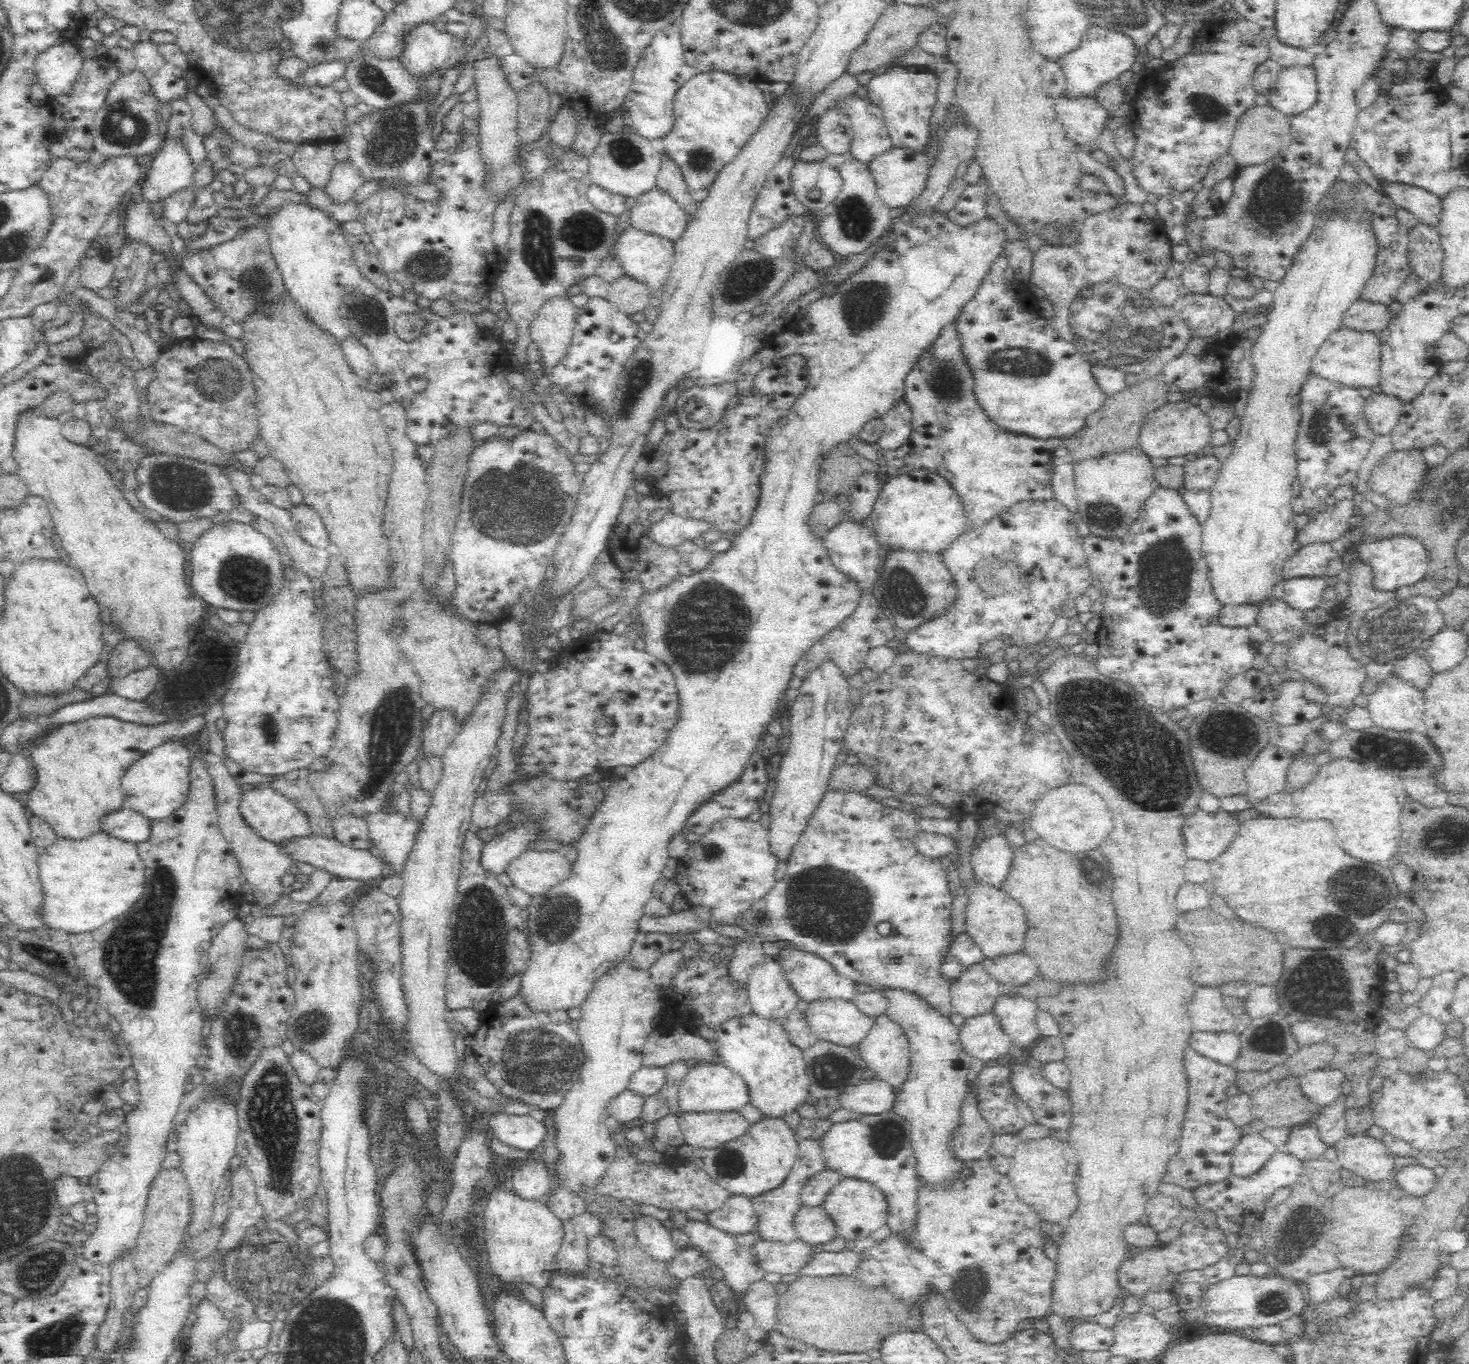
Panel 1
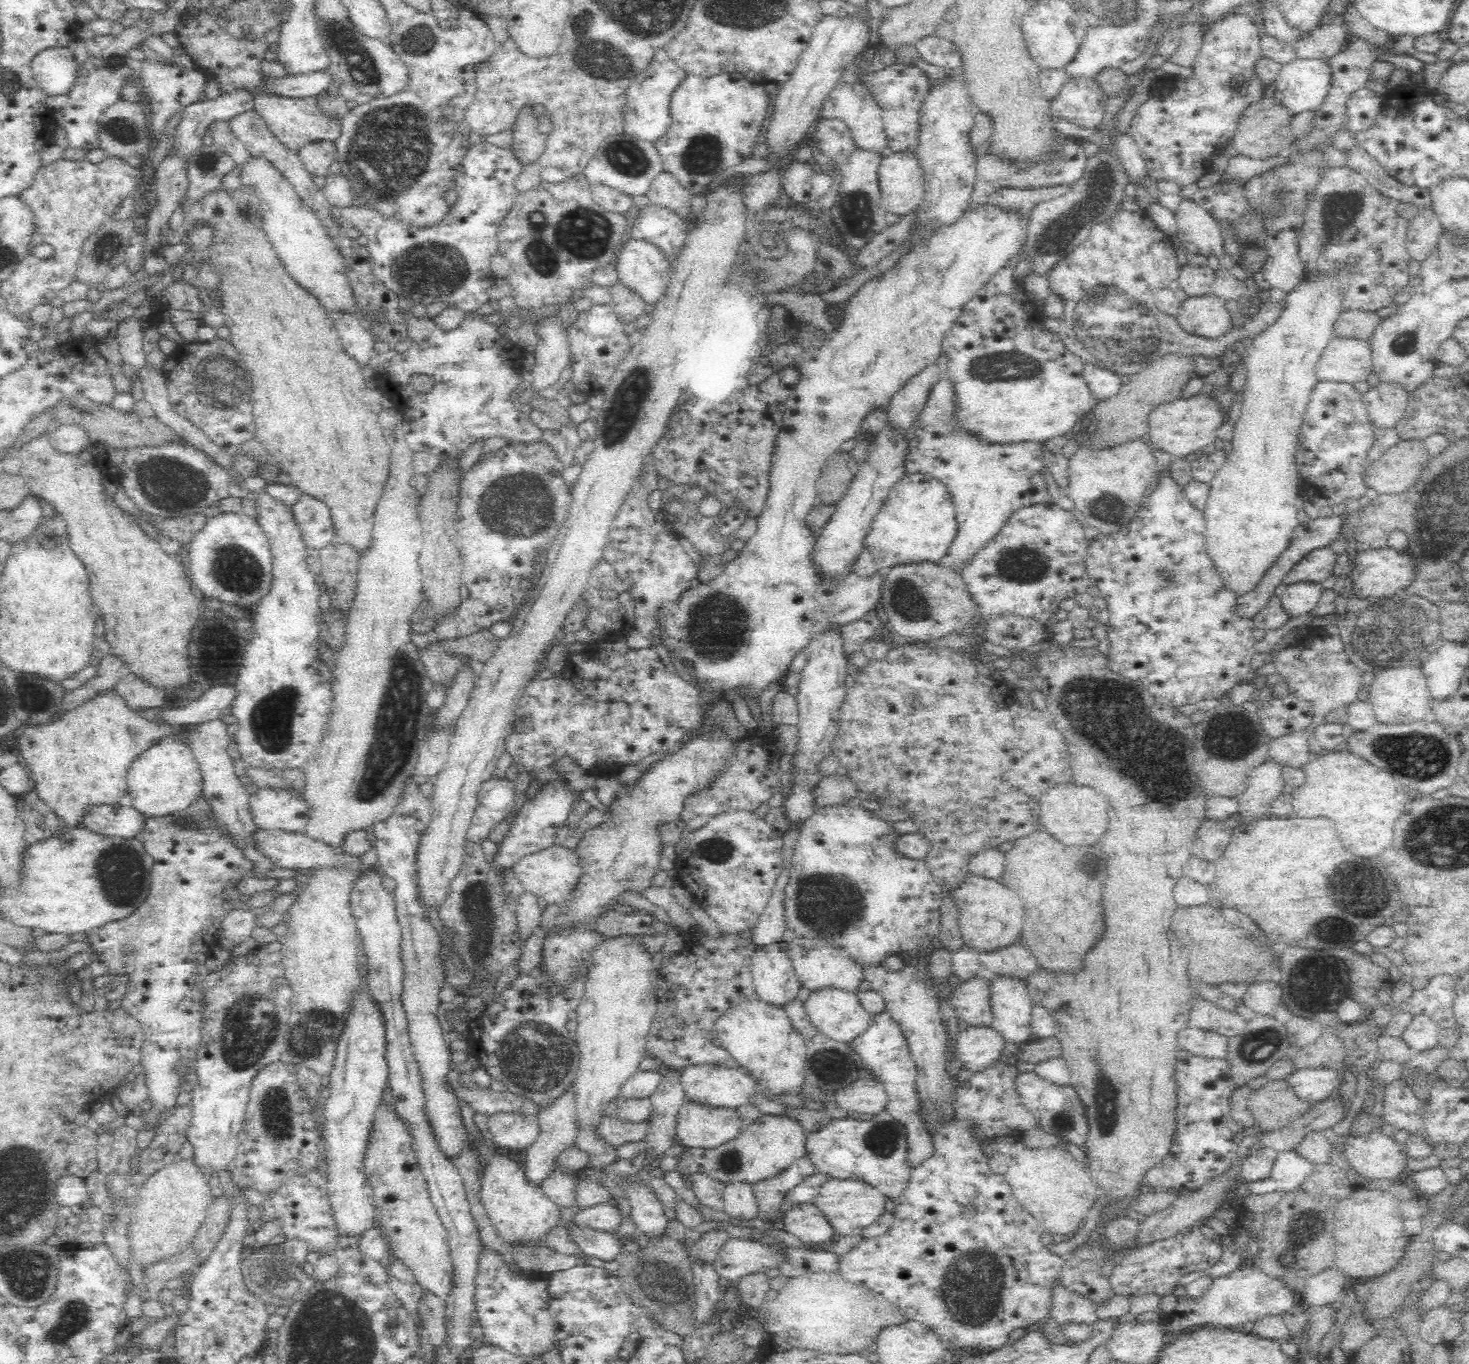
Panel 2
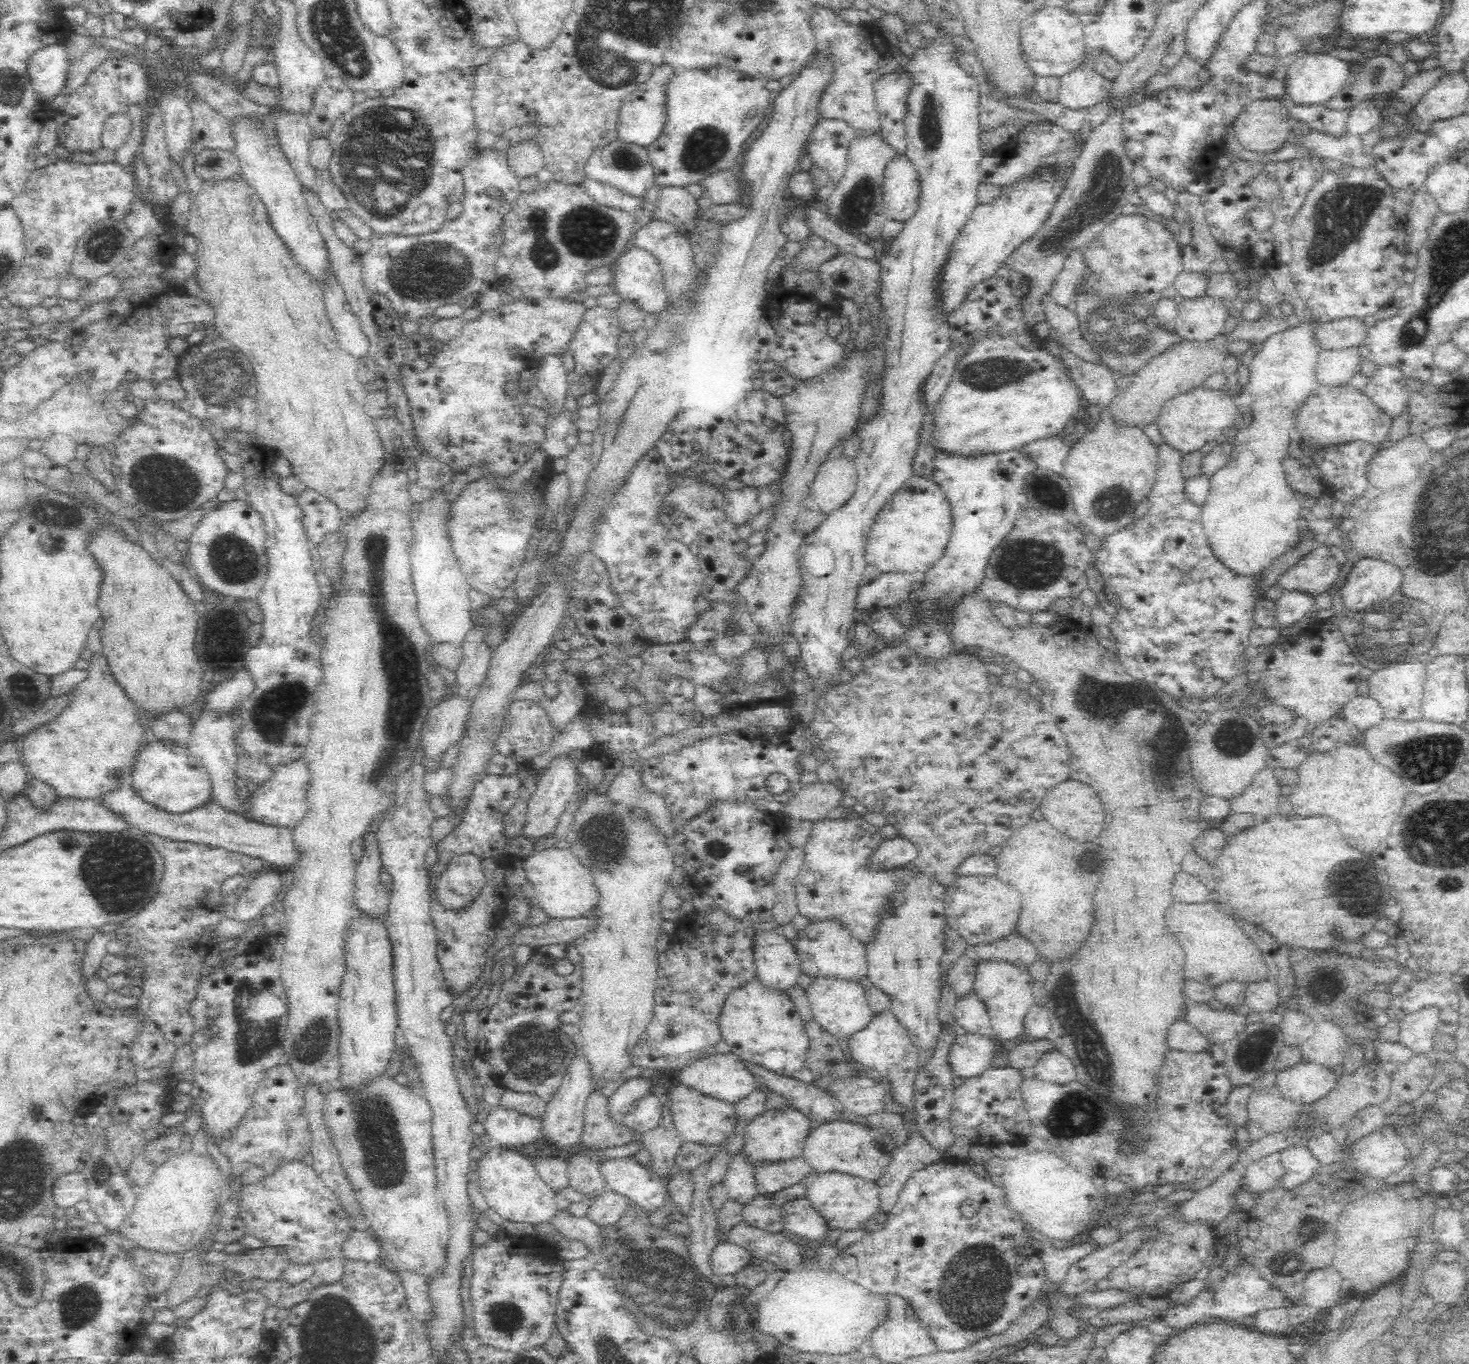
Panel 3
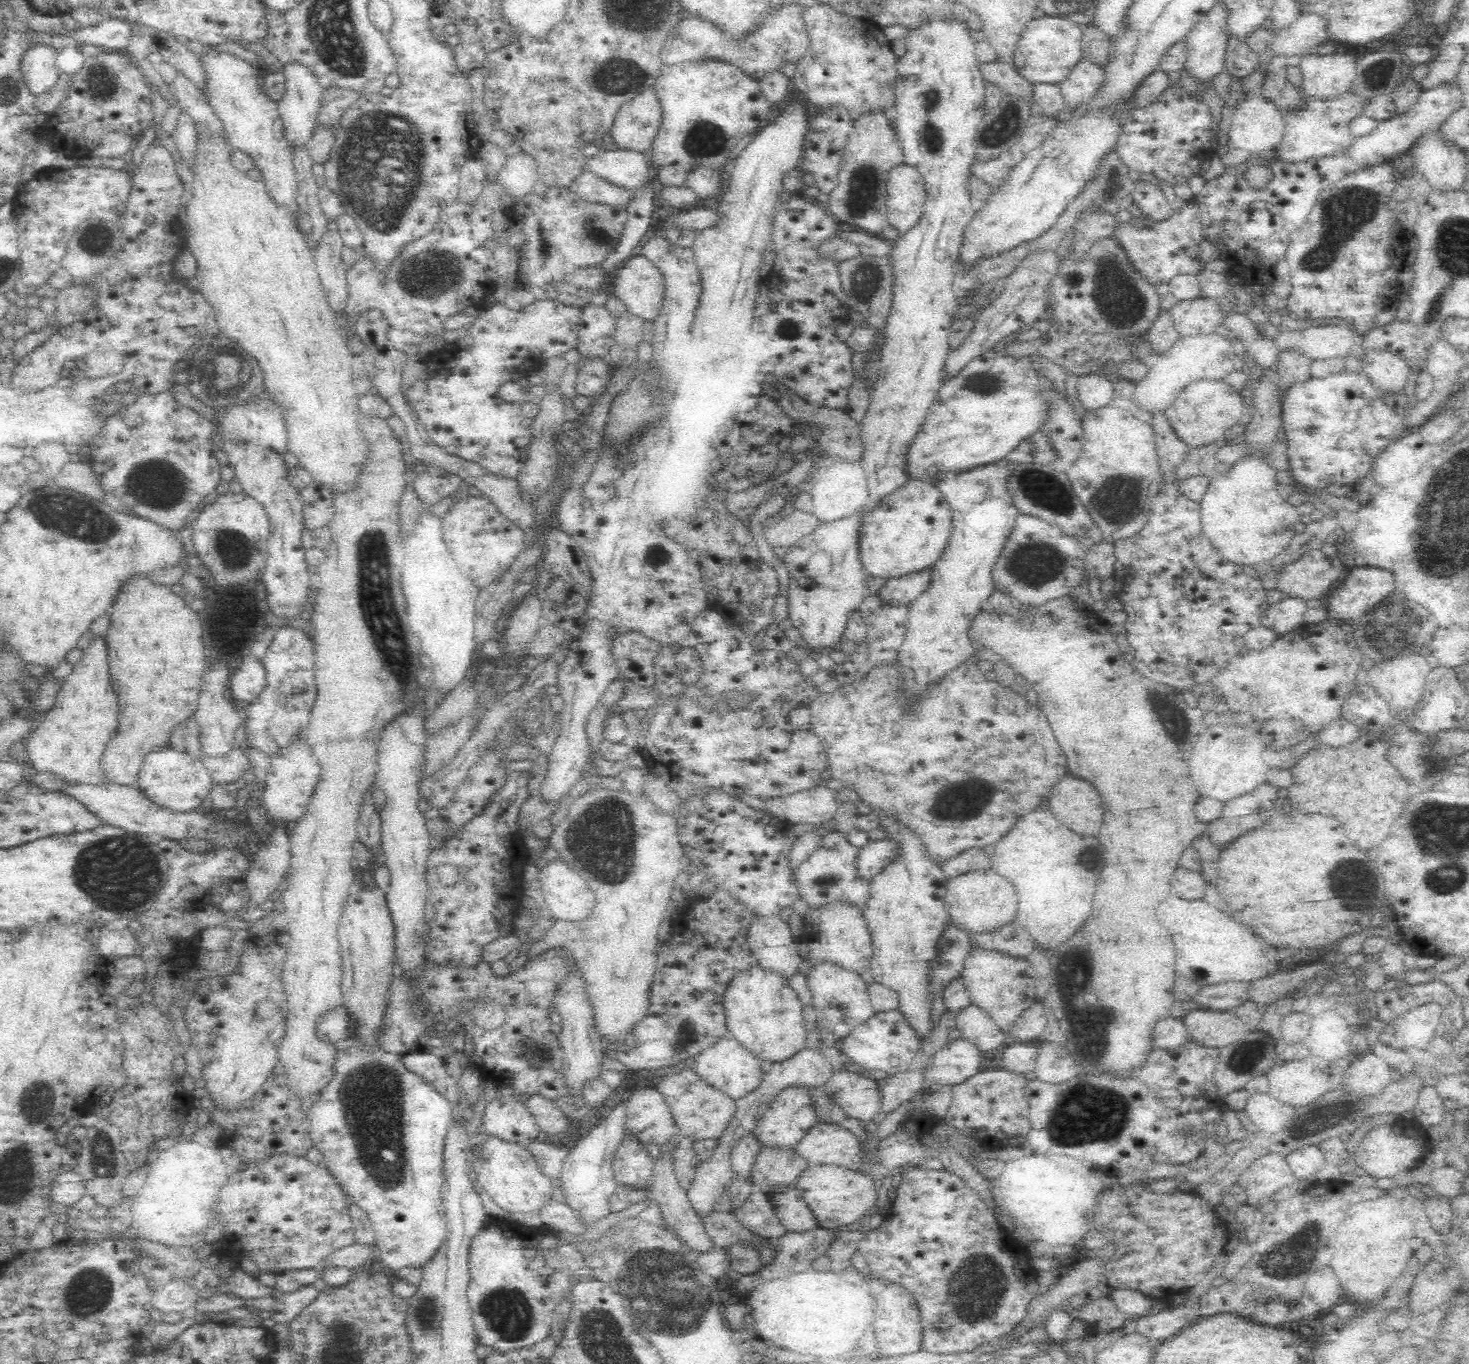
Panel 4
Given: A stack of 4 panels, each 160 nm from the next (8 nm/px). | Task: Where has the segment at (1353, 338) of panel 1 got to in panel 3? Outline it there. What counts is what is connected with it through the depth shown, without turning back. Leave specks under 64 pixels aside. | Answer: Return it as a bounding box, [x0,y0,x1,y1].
[1315,348,1364,384]

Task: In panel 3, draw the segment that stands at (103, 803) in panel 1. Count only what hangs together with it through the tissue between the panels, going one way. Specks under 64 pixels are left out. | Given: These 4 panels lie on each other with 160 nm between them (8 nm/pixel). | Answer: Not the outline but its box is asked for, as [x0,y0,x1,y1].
[21,654,142,799]

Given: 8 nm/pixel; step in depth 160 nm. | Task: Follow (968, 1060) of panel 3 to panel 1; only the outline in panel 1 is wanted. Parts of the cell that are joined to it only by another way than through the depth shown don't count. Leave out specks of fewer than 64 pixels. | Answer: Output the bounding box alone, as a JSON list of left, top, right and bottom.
[959,1013,1015,1063]

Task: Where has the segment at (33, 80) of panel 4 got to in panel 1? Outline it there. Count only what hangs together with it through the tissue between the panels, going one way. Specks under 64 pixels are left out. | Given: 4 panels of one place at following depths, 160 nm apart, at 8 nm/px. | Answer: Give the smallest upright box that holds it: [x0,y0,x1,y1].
[33,43,83,98]

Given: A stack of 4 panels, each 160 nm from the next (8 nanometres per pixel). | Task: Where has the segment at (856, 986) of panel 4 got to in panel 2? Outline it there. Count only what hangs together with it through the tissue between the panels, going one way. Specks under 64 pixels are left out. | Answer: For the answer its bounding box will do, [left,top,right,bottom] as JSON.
[804,986,873,1043]

